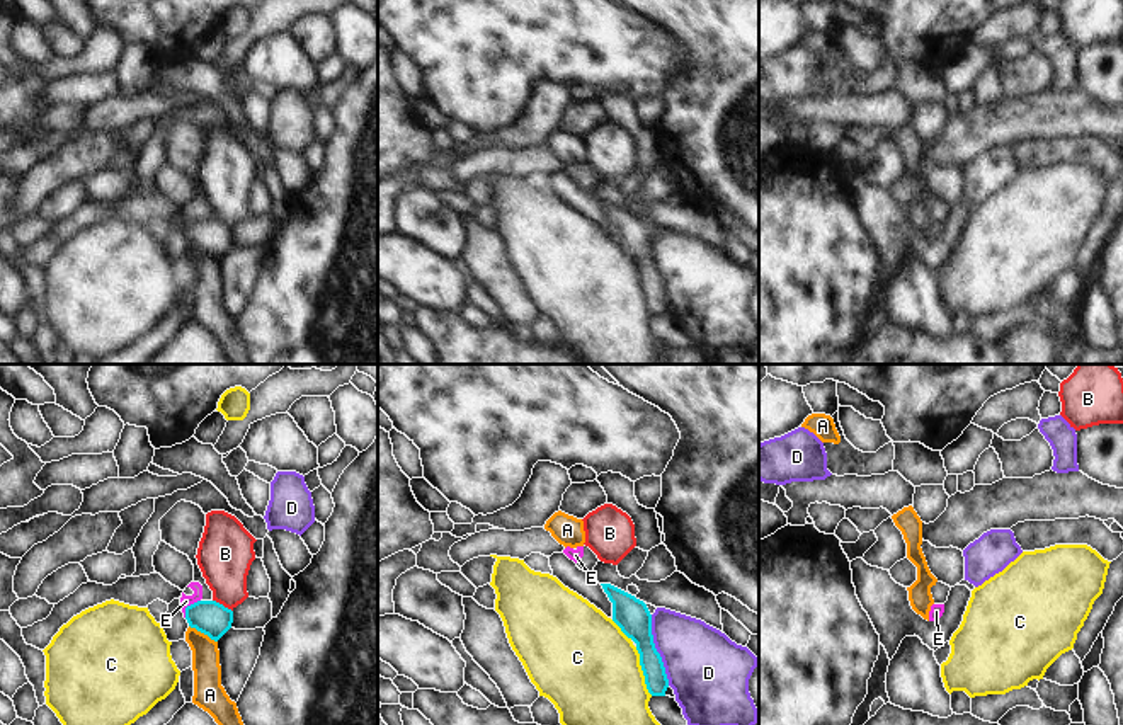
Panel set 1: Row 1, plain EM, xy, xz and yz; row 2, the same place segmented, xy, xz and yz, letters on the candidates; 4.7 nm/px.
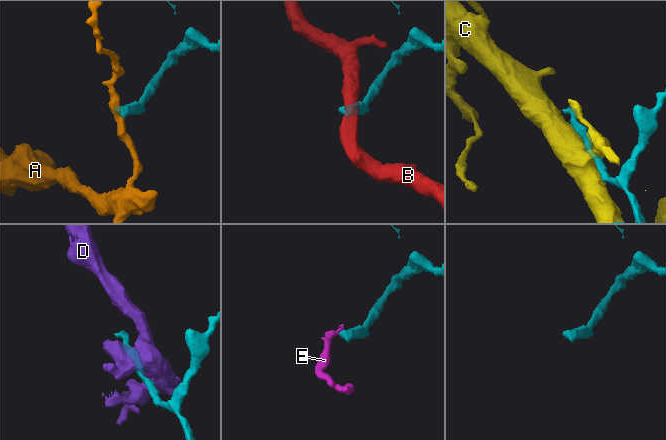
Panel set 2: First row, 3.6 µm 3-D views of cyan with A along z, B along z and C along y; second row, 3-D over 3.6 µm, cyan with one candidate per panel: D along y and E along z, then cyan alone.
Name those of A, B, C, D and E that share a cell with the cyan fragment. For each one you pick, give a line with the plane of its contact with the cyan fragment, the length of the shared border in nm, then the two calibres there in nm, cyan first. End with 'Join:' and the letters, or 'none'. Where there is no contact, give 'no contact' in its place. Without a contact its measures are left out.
E: xy | 120 nm | 160/50 nm
Join: E

